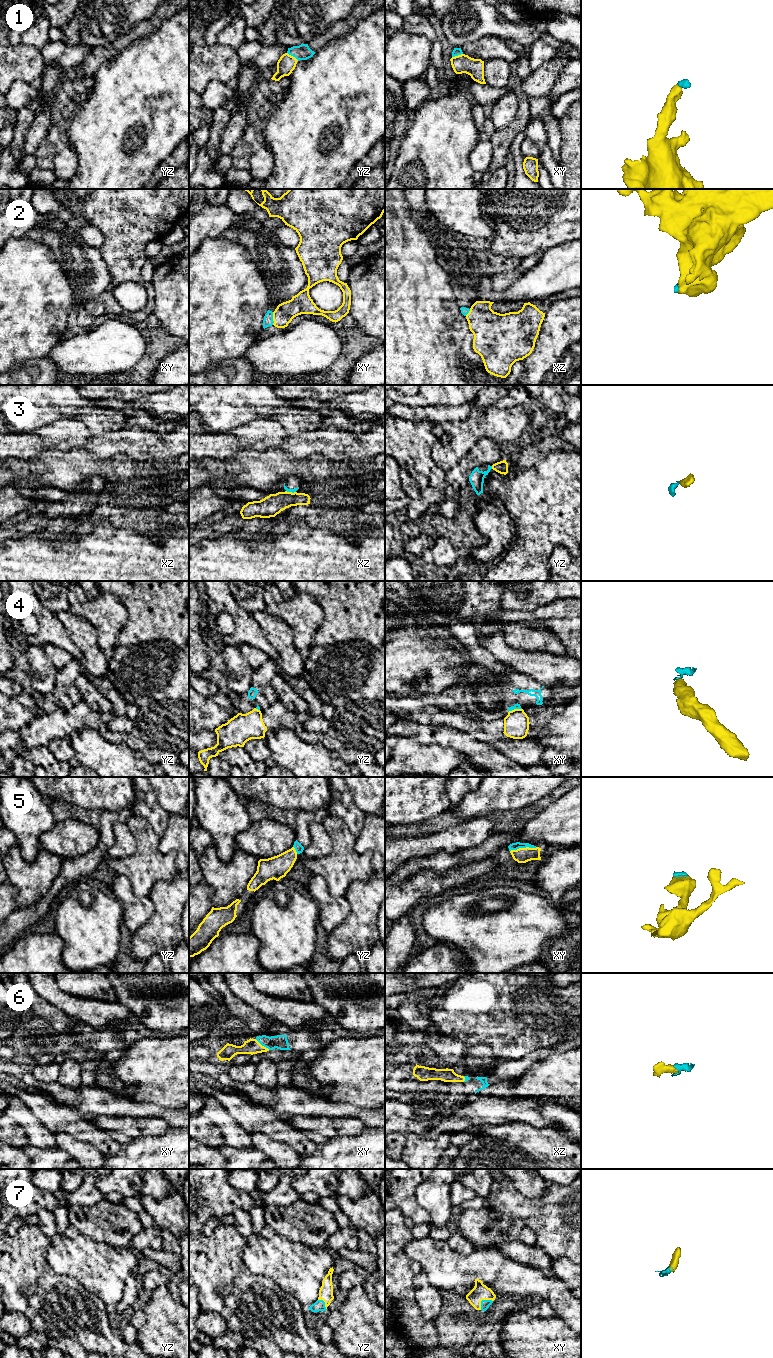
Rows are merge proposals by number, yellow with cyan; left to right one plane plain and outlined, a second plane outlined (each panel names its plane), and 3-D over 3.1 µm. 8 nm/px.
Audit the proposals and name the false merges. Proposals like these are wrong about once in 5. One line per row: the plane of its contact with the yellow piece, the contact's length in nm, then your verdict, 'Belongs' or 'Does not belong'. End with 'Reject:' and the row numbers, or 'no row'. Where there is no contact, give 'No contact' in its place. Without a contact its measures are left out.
1: Touches yellow in yz. Shared border 110 nm. Belongs
2: Touches yellow in xy. Shared border 100 nm. Belongs
3: Touches yellow in yz. Shared border 30 nm. Belongs
4: Touches yellow in xy. Shared border 110 nm. Does not belong
5: Touches yellow in xy. Shared border 220 nm. Belongs
6: Touches yellow in xy. Shared border 150 nm. Belongs
7: Touches yellow in xy. Shared border 130 nm. Belongs
Reject: 4

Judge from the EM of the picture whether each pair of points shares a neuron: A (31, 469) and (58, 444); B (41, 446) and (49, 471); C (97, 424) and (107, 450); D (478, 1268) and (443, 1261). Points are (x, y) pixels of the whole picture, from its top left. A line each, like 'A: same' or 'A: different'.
A: different
B: different
C: different
D: same

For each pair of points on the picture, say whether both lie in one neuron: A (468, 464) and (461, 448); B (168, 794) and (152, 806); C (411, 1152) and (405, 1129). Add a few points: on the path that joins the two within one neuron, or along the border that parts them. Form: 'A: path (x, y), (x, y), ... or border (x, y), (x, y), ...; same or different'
A: border (468, 454), (446, 471); different
B: border (152, 787), (158, 803), (170, 814); different
C: border (431, 1136), (418, 1137), (408, 1135), (406, 1137); different

